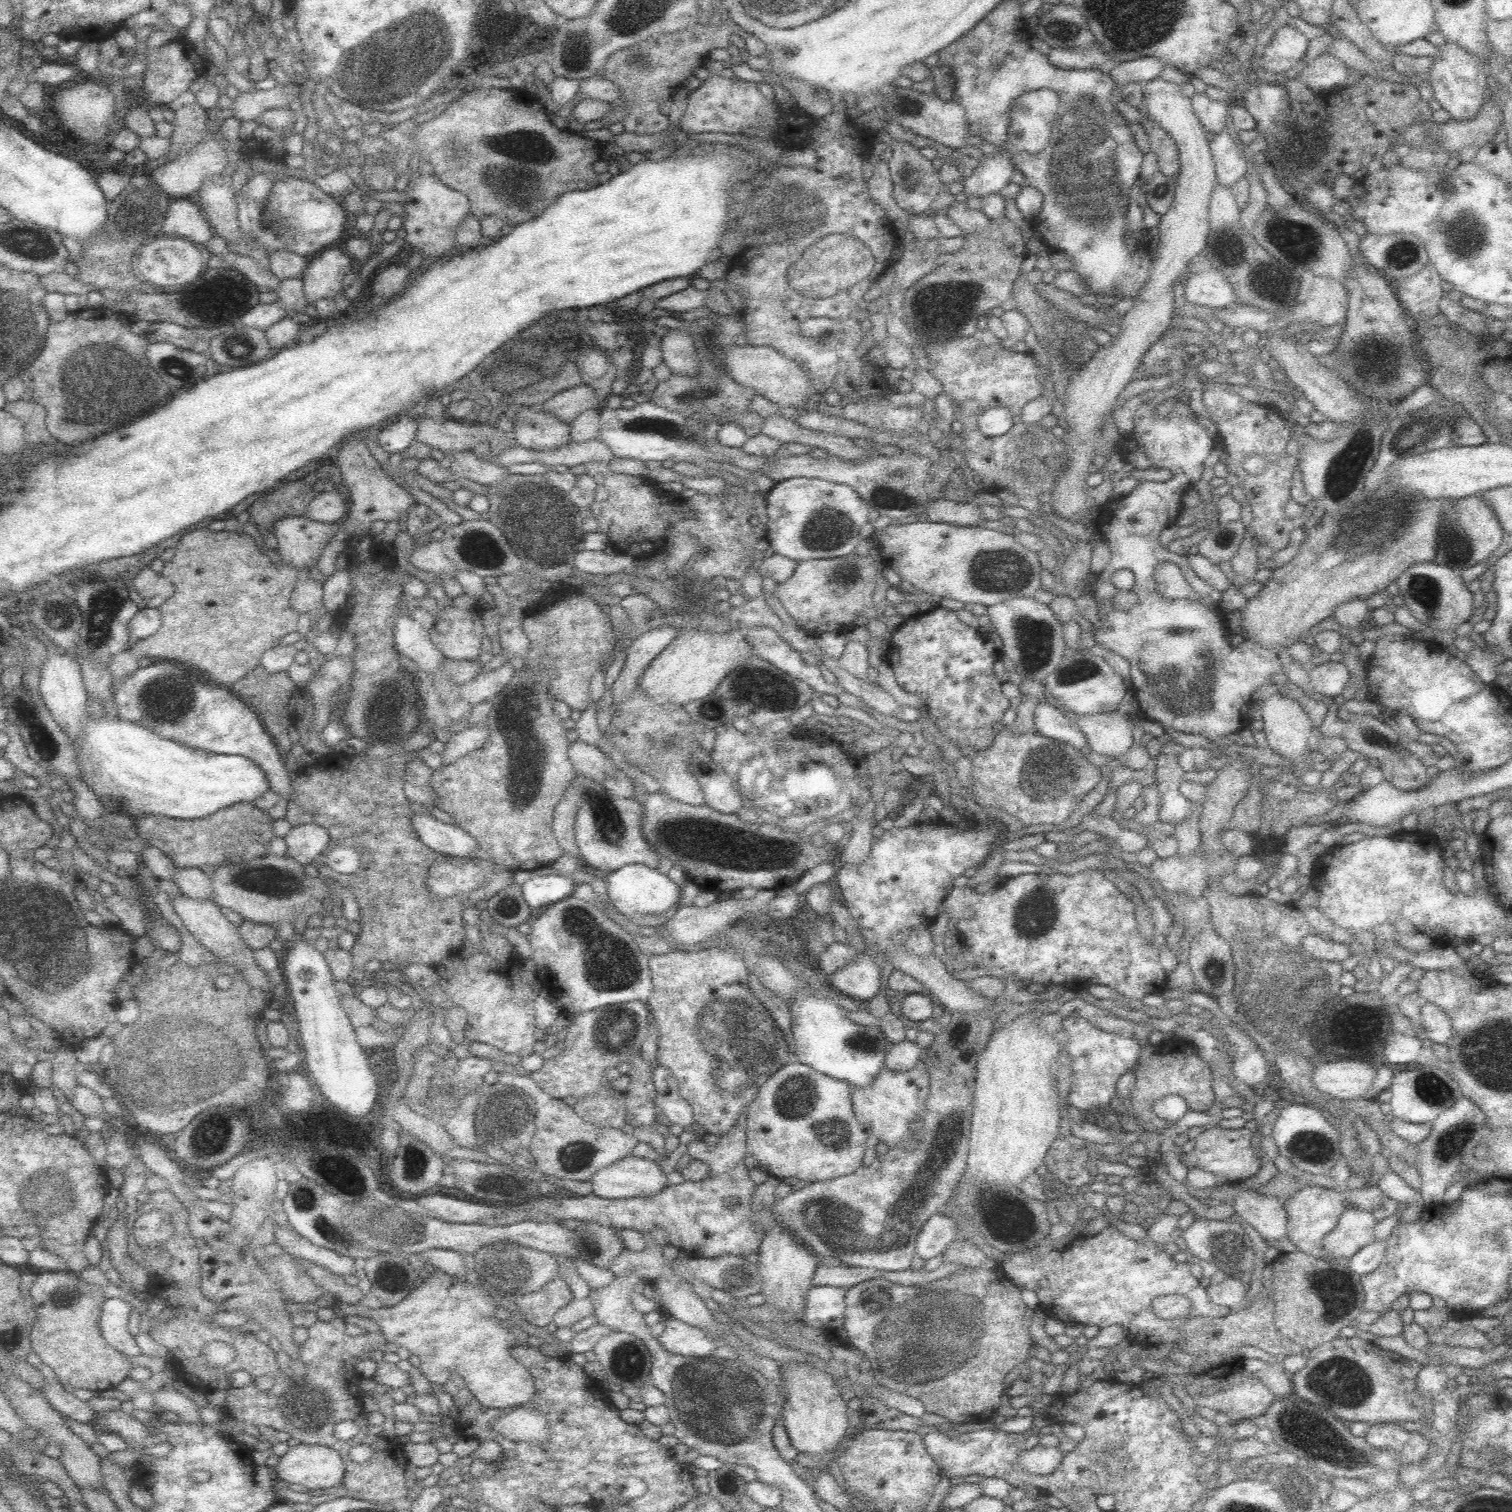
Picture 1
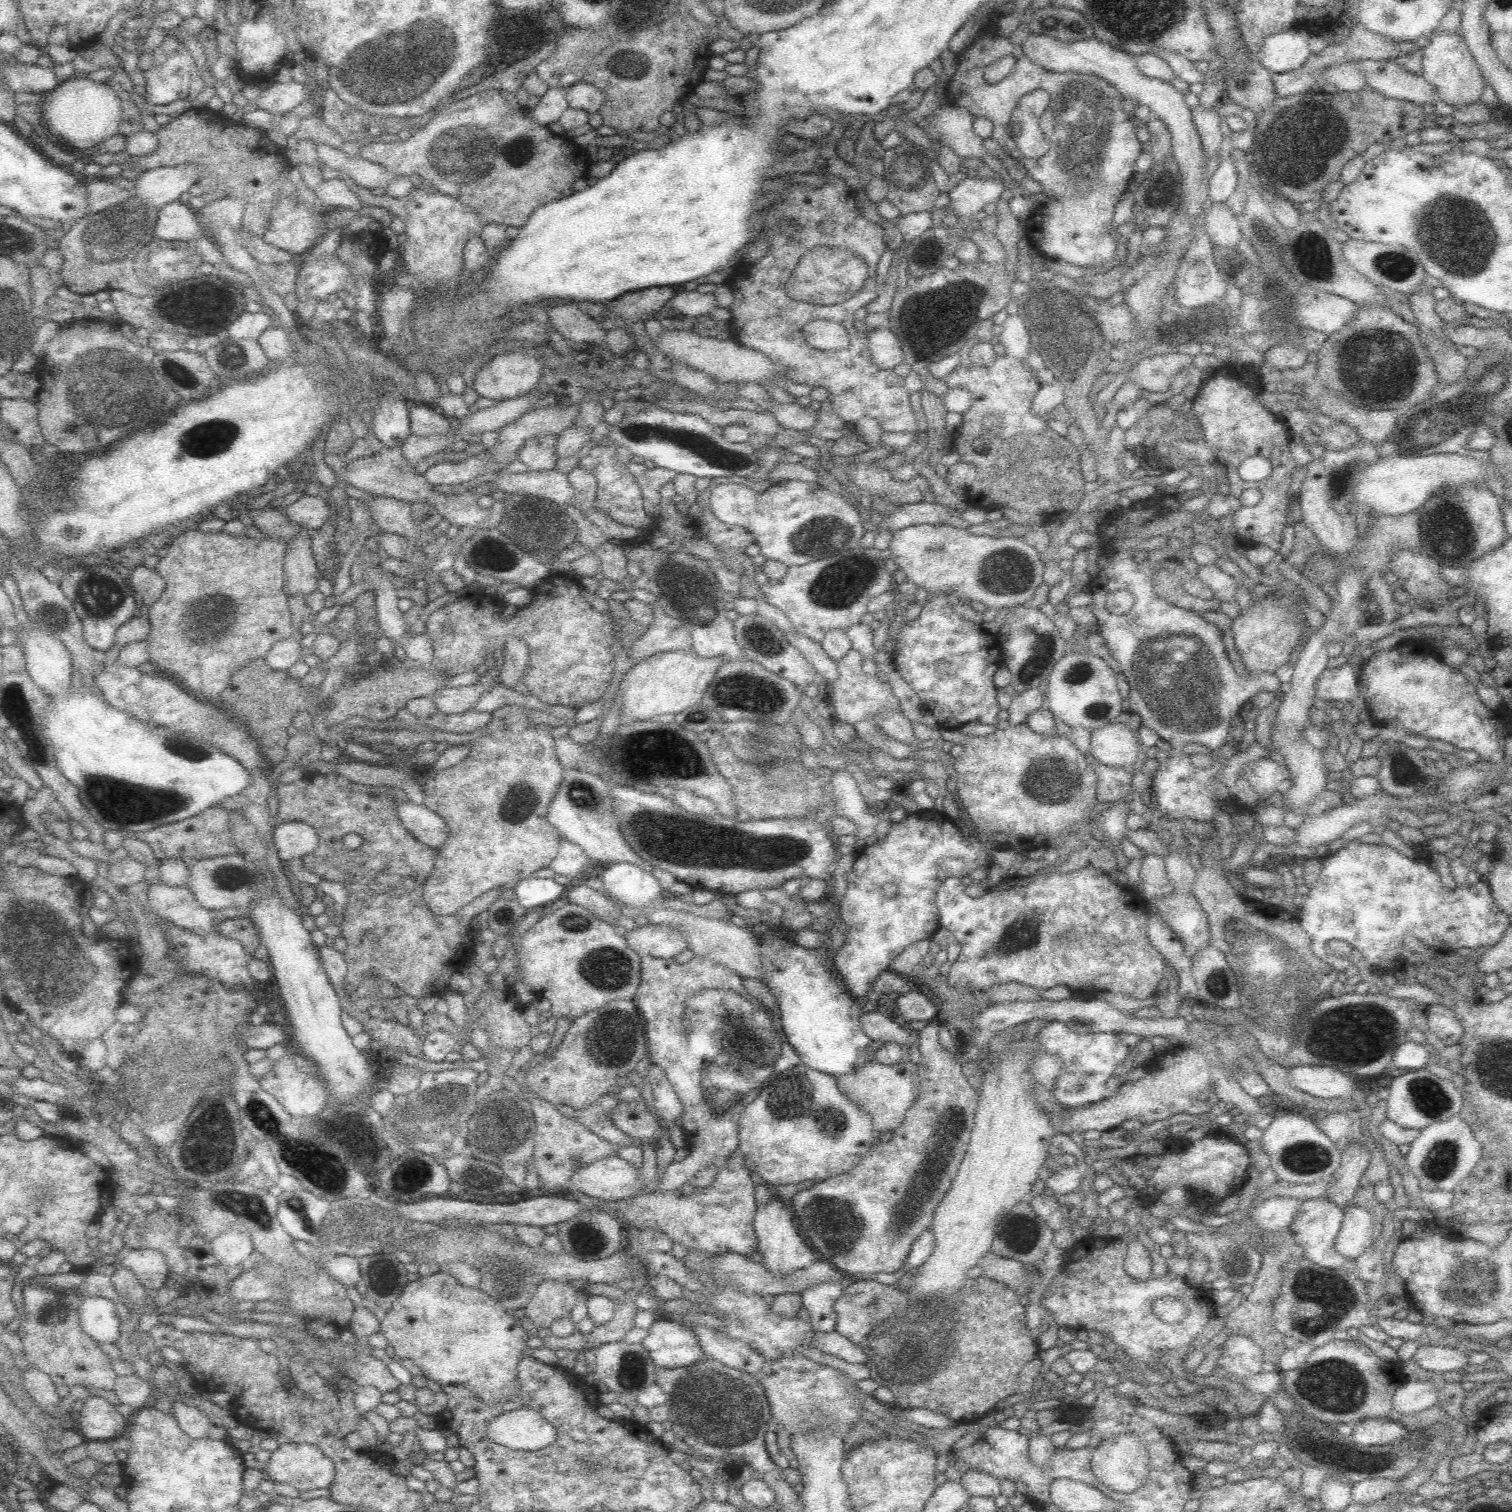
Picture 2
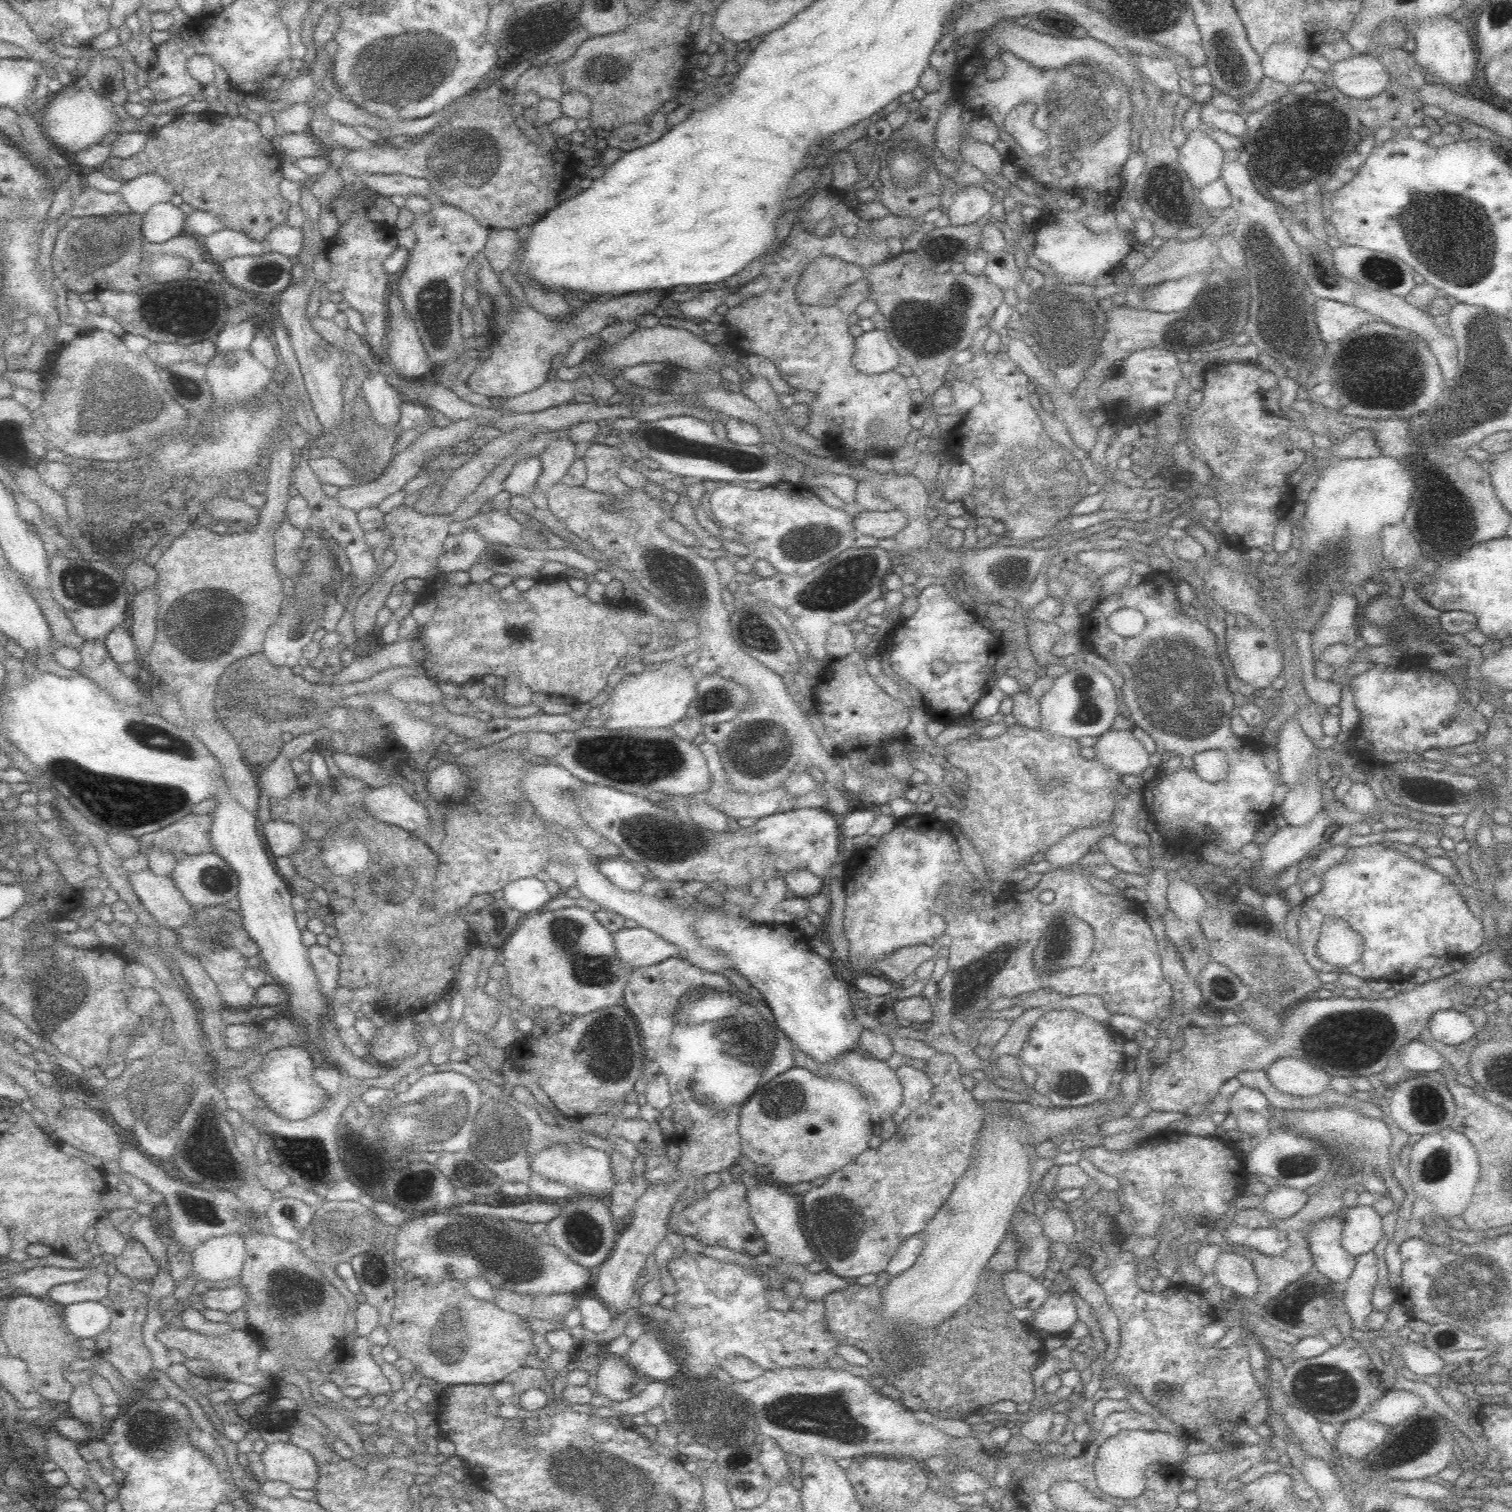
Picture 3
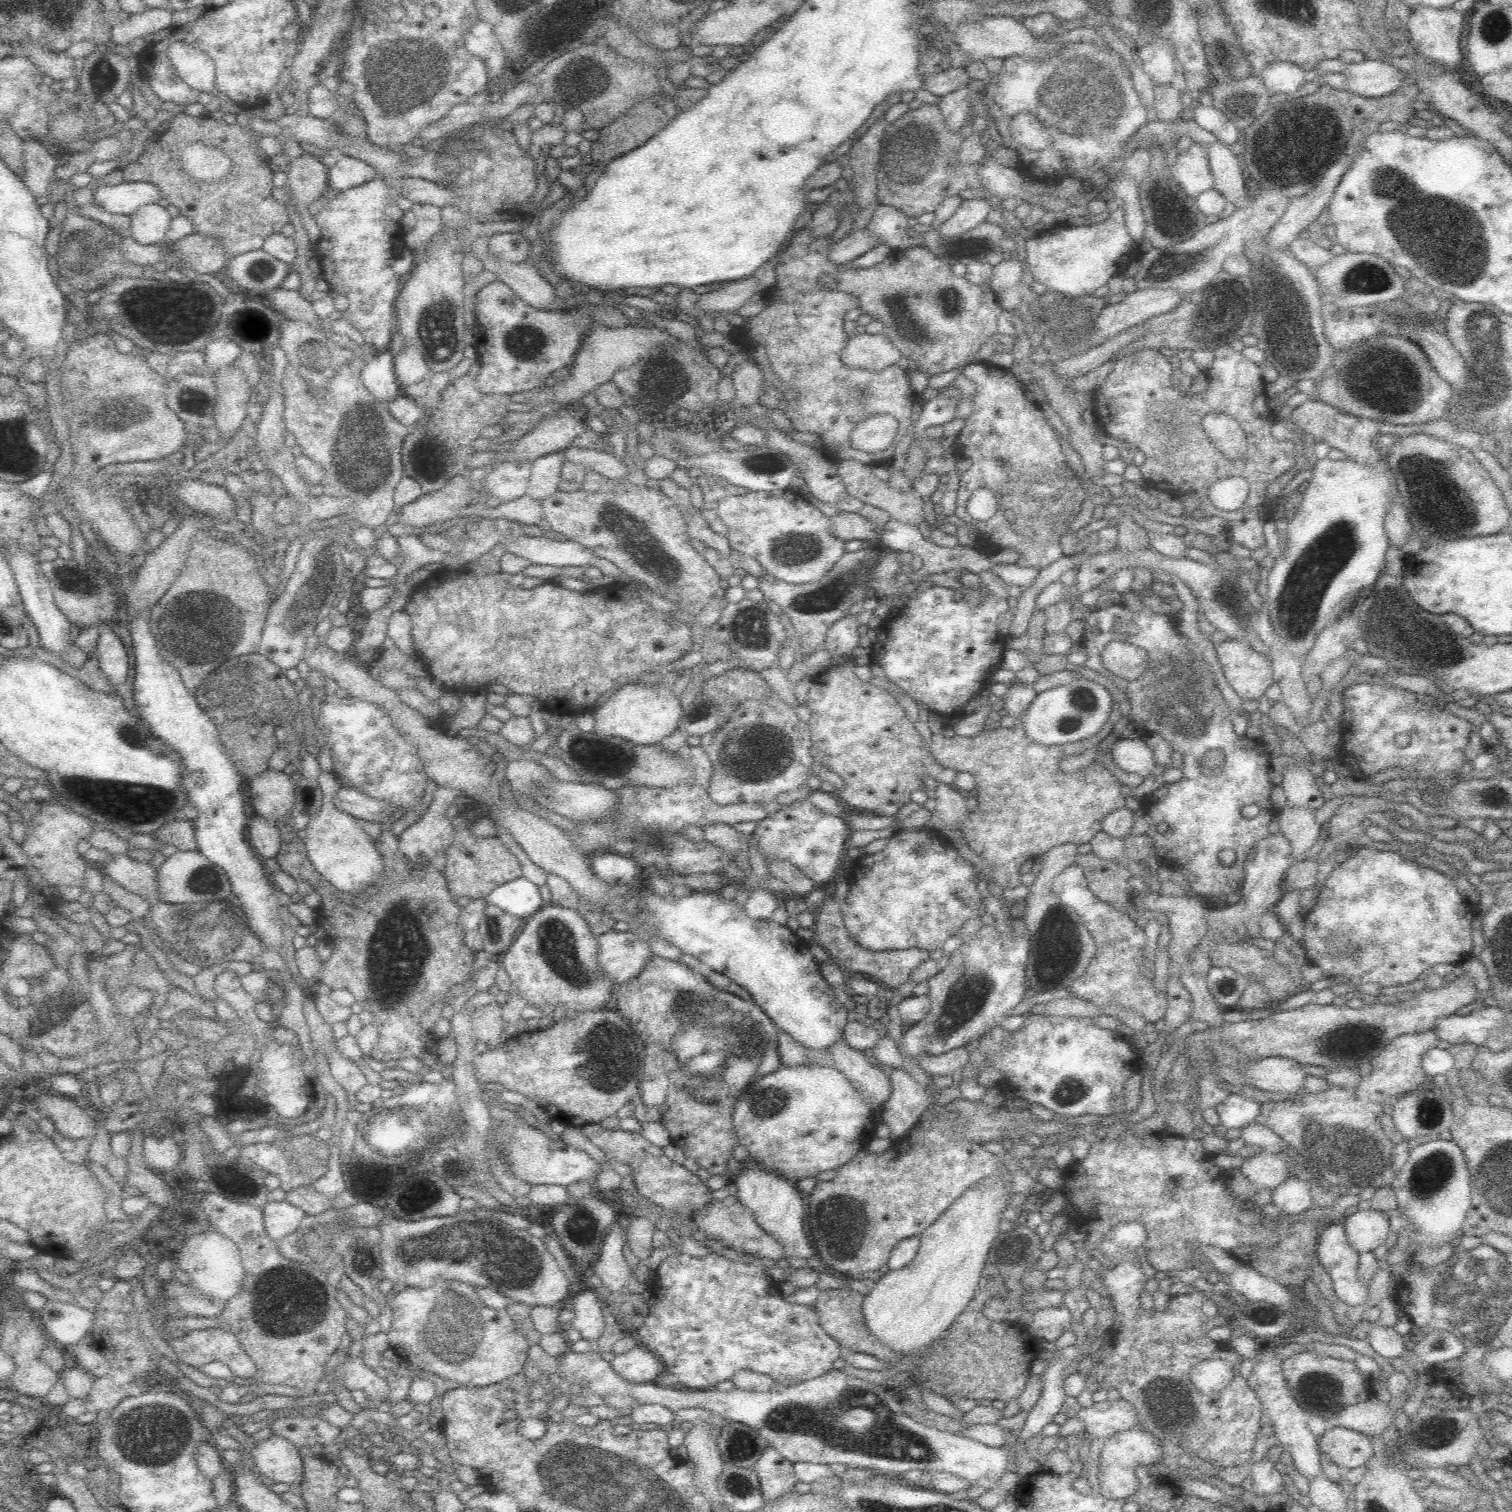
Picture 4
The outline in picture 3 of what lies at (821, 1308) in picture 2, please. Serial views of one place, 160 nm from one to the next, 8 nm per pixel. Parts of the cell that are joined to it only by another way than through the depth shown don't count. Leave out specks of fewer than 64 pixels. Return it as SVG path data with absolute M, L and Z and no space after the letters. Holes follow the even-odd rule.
M777 1261L776 1271L789 1271L793 1273L793 1277L797 1279L802 1285L802 1294L808 1301L821 1300L825 1298L826 1294L838 1292L838 1290L844 1290L848 1288L851 1283L850 1280L839 1277L832 1274L828 1270L824 1270L819 1273L812 1273L803 1266L798 1267L785 1267L782 1262Z

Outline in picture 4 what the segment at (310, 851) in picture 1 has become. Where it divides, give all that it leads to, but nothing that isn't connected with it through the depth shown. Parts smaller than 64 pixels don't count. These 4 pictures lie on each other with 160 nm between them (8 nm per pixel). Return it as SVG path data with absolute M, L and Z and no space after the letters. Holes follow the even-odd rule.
M255 815L248 822L248 842L261 860L272 859L281 850L280 830L272 823Z

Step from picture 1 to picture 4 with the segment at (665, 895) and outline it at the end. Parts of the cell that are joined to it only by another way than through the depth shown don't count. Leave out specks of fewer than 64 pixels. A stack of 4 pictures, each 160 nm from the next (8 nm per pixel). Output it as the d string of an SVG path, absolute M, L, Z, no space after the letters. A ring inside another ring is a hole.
M611 852L603 856L596 856L591 859L592 870L598 878L604 882L614 885L626 885L635 879L636 861L630 856L620 856L619 853Z

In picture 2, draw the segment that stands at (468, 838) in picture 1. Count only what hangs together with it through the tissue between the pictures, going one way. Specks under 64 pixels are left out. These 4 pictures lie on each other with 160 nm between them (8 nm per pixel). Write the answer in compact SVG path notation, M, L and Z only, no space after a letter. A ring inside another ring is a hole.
M410 800L396 801L396 813L400 817L402 824L420 842L431 846L431 848L441 848L442 842L448 838L448 825L446 821L435 812L432 812L424 803L417 804Z

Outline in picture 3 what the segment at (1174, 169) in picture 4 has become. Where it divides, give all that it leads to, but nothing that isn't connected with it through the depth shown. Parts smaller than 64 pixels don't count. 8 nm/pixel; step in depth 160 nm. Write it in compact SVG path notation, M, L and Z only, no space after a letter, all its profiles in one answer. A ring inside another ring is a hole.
M1199 128L1185 130L1187 140L1179 148L1177 162L1193 187L1201 189L1220 177L1227 153Z

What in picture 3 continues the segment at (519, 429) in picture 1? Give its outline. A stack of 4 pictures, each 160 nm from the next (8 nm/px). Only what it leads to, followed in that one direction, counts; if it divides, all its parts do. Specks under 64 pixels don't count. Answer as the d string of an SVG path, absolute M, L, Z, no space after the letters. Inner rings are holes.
M541 455L521 458L506 476L503 490L511 495L529 497L542 472Z

